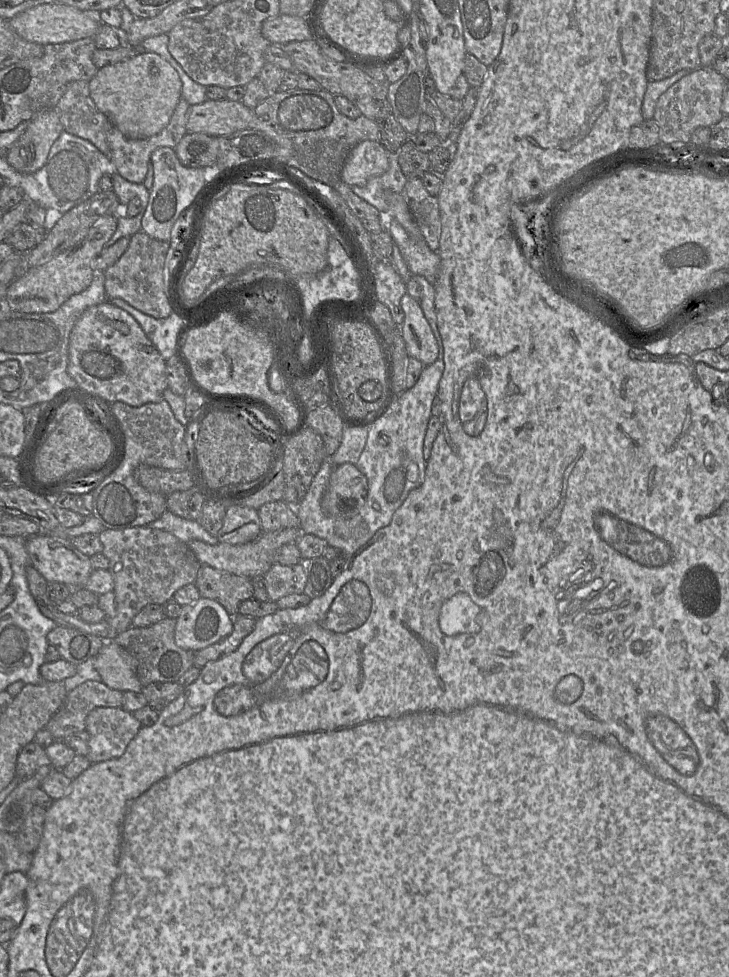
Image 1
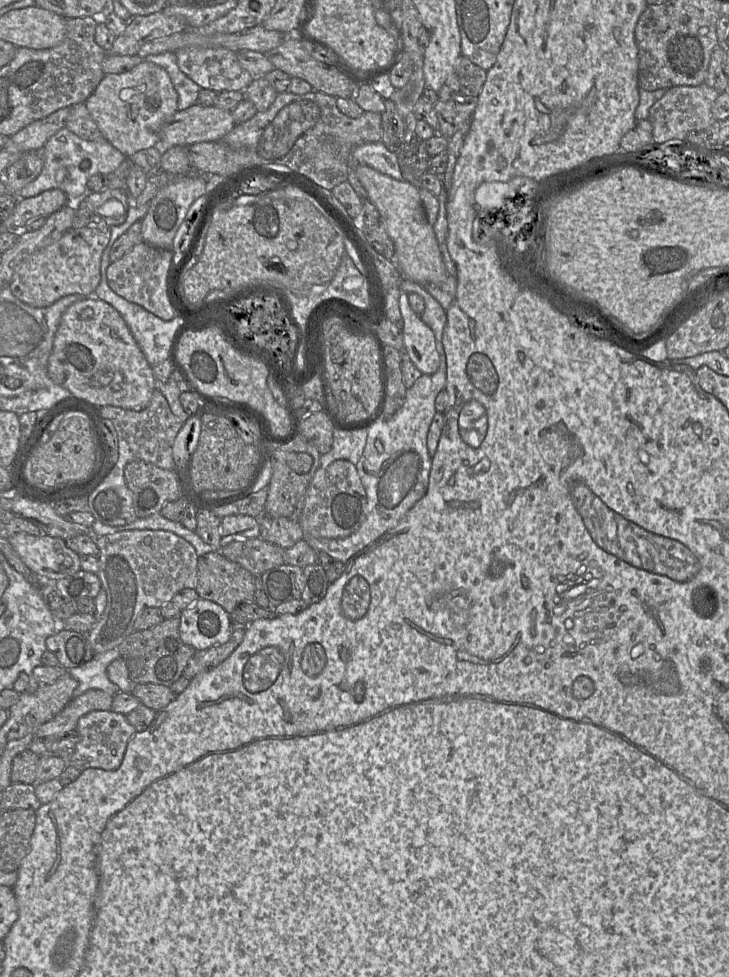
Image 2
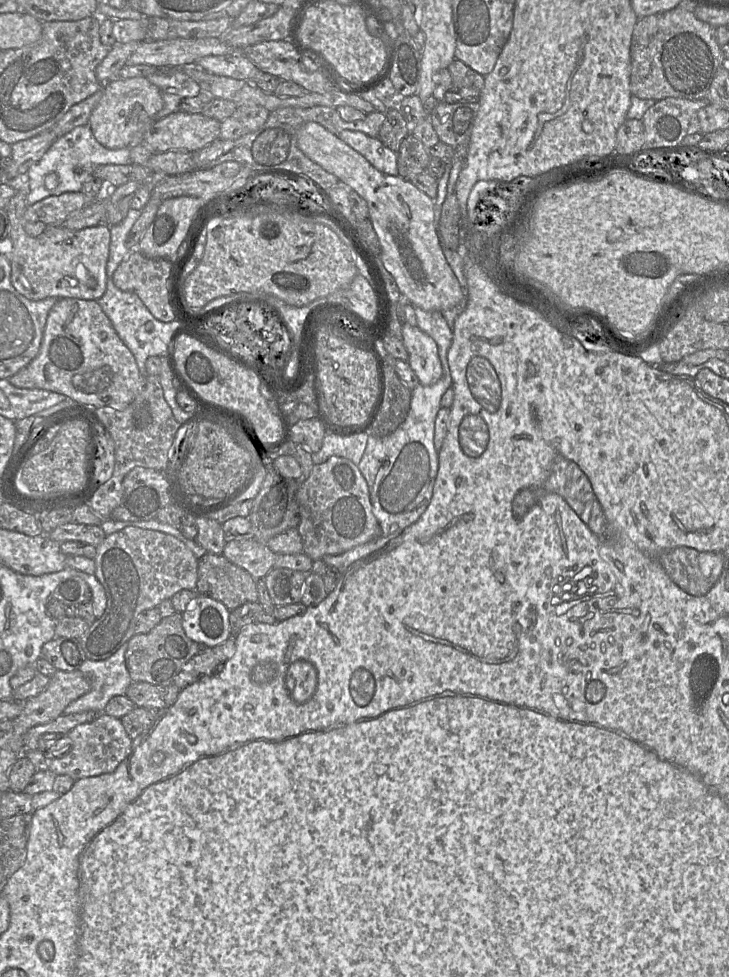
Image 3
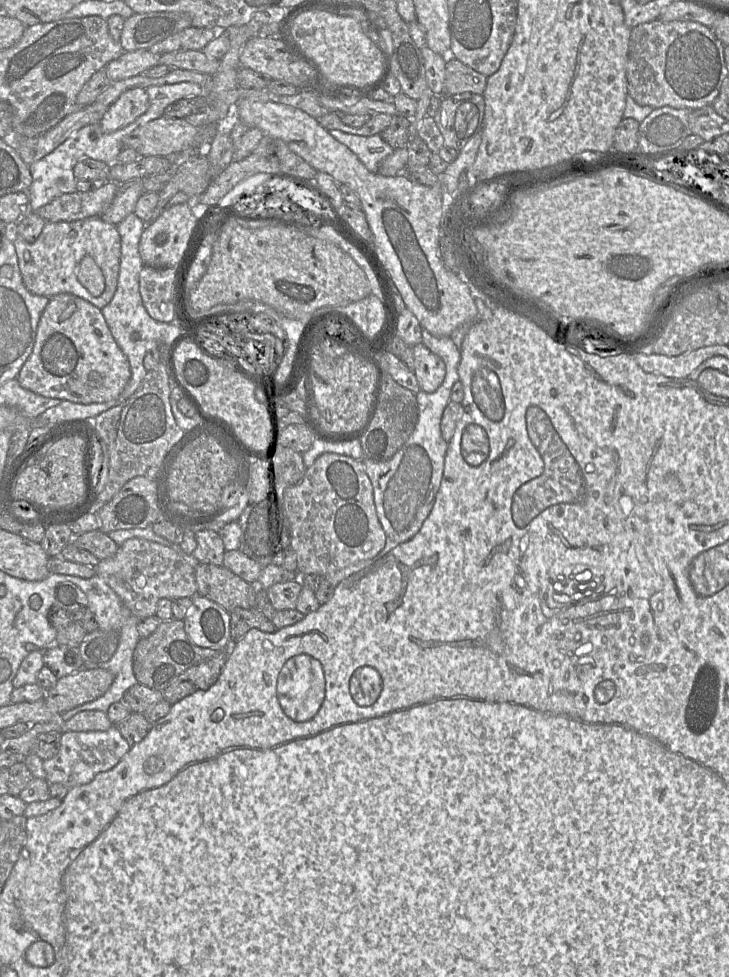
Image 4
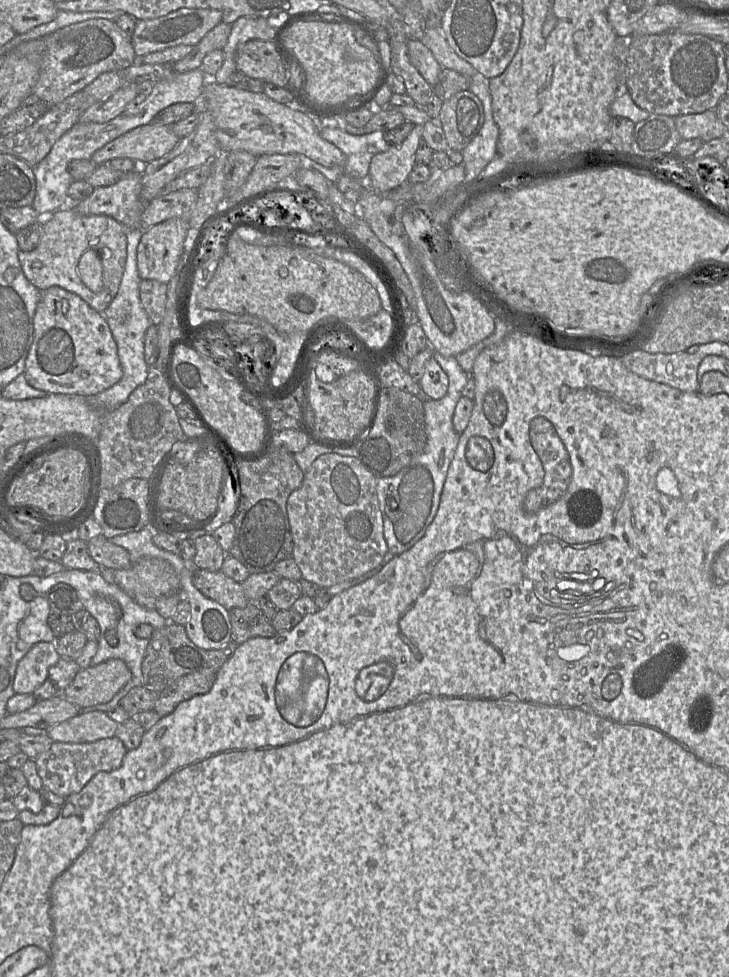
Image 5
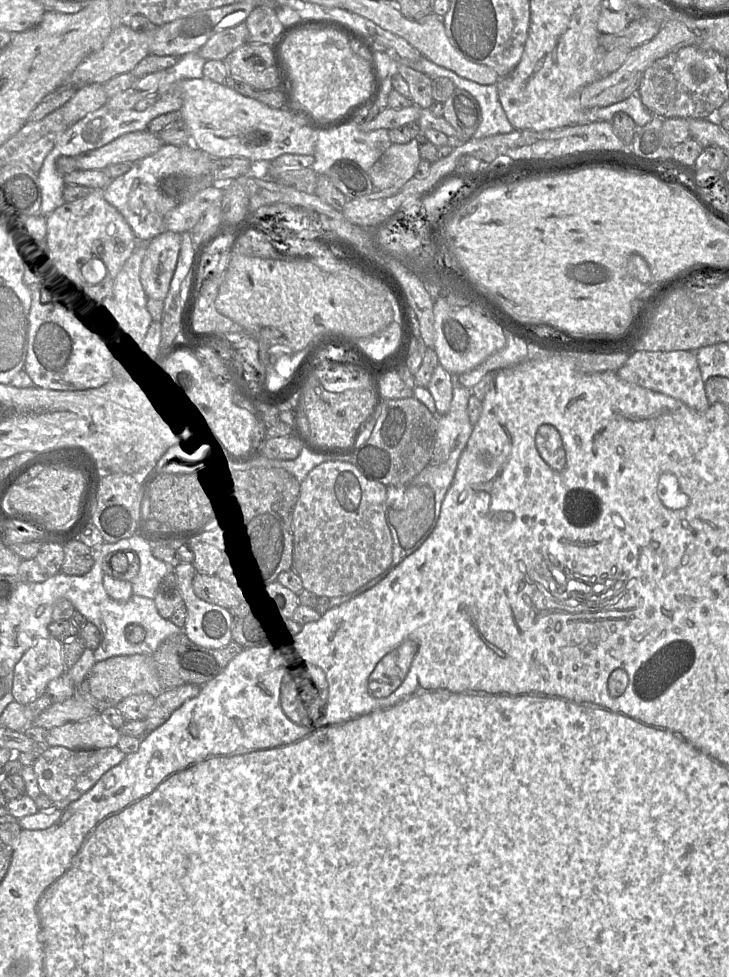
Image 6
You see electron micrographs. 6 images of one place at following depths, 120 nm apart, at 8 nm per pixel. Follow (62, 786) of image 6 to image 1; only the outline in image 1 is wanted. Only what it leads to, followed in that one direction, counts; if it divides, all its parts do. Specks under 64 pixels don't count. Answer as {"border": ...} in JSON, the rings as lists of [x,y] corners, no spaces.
{"border":[[[99,707],[86,718],[91,763],[118,758],[142,727],[133,713],[122,707]]]}

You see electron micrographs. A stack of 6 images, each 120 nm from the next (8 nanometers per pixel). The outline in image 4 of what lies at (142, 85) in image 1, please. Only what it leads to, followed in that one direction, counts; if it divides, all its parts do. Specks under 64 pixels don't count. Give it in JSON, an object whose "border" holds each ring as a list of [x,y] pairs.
{"border":[[[145,88],[126,90],[108,107],[100,120],[102,131],[111,133],[126,127],[144,114],[148,107],[149,96]]]}

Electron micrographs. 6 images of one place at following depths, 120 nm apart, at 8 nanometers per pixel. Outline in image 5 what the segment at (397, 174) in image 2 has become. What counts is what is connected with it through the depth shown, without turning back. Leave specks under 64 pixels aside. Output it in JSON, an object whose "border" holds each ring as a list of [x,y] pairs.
{"border":[[[320,124],[320,135],[346,155],[344,168],[343,166],[325,167],[311,160],[305,160],[303,167],[311,167],[319,171],[329,183],[336,183],[343,174],[349,174],[356,179],[366,179],[371,159],[390,148],[384,139],[383,131],[352,135],[338,125]]]}

